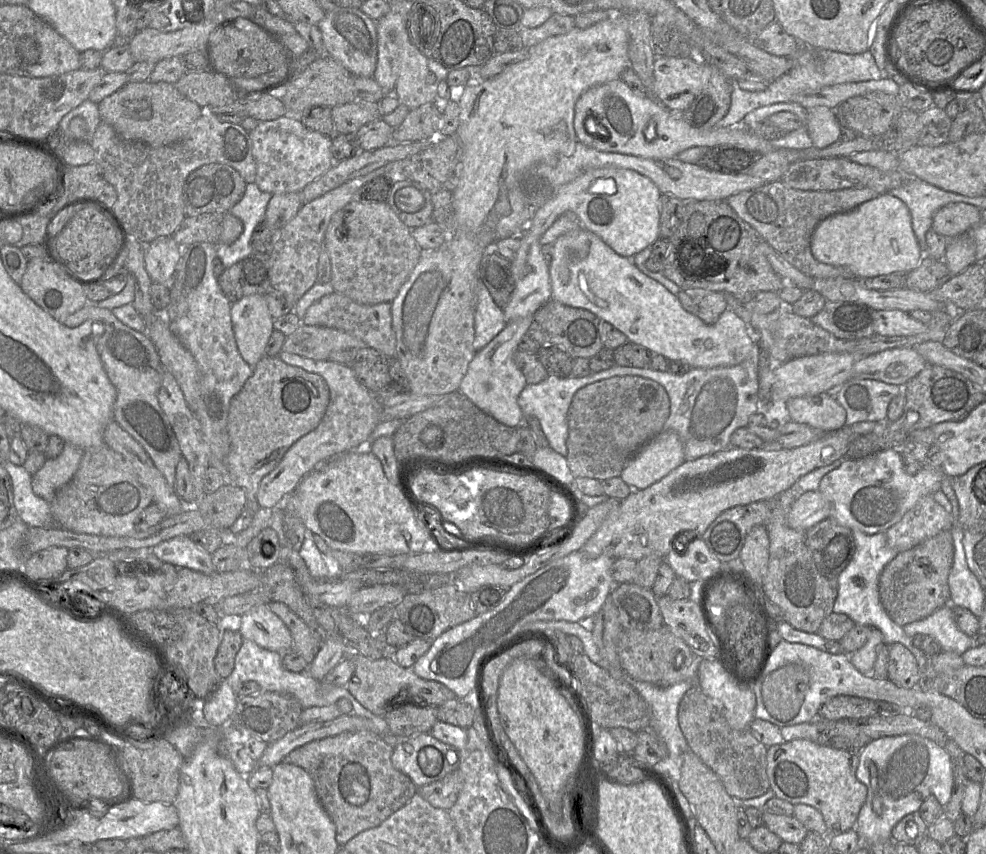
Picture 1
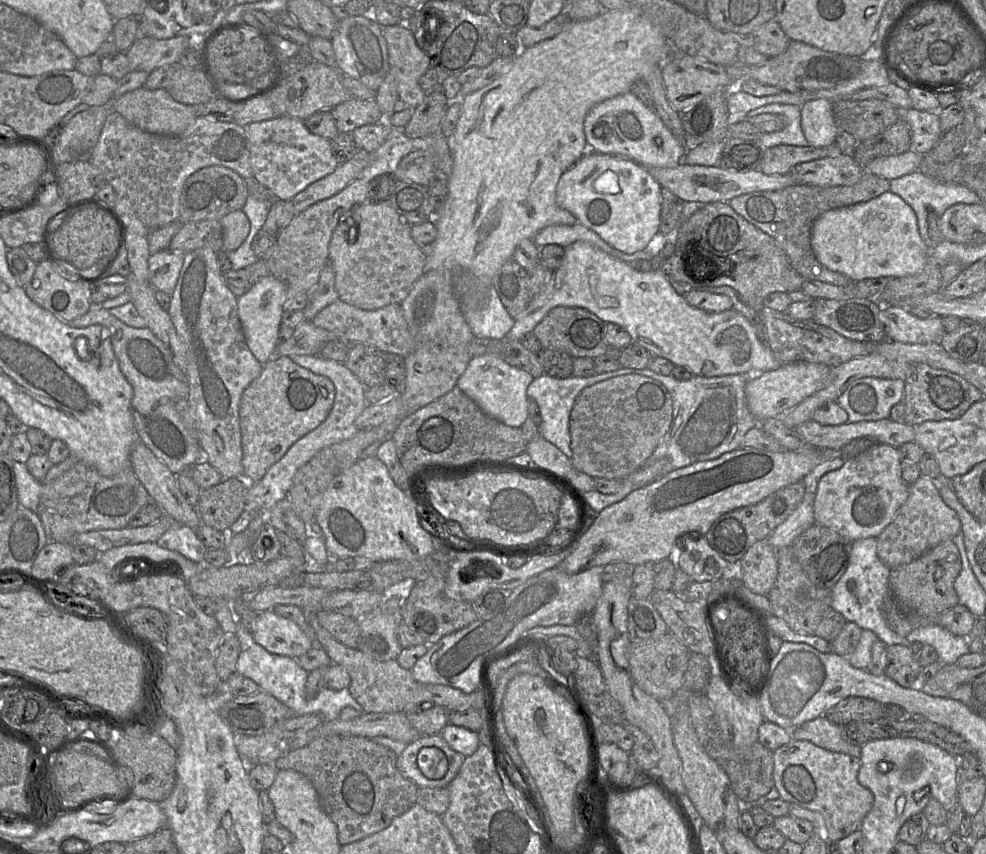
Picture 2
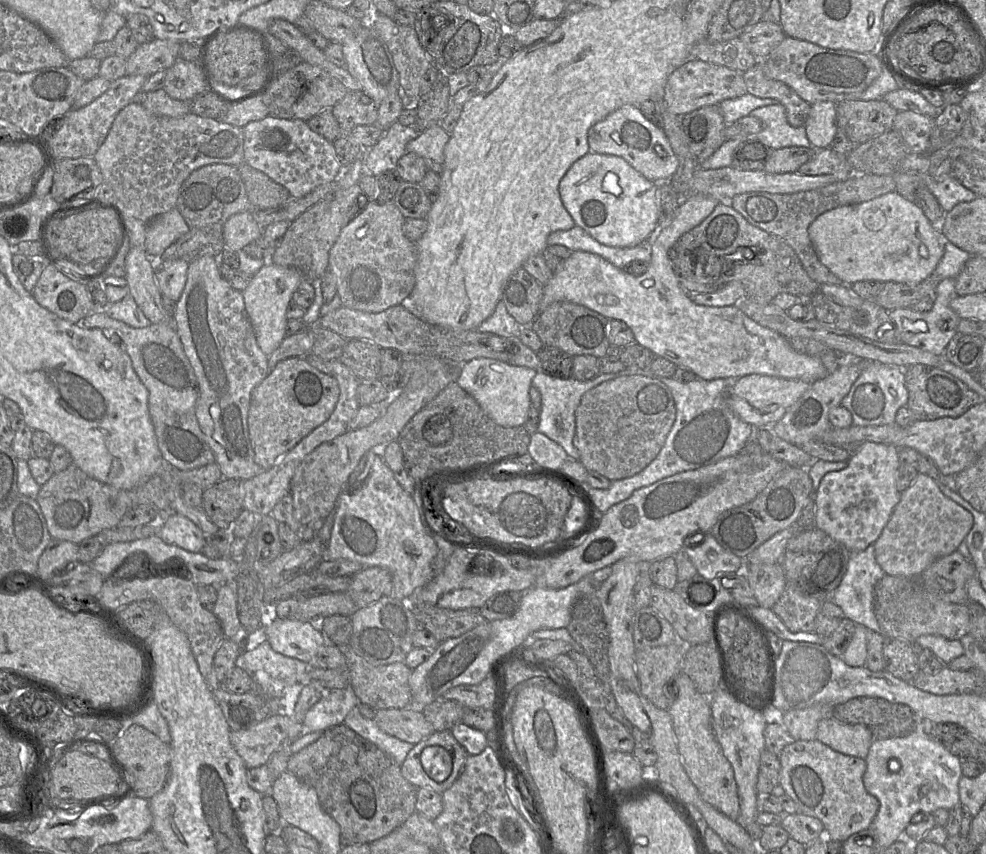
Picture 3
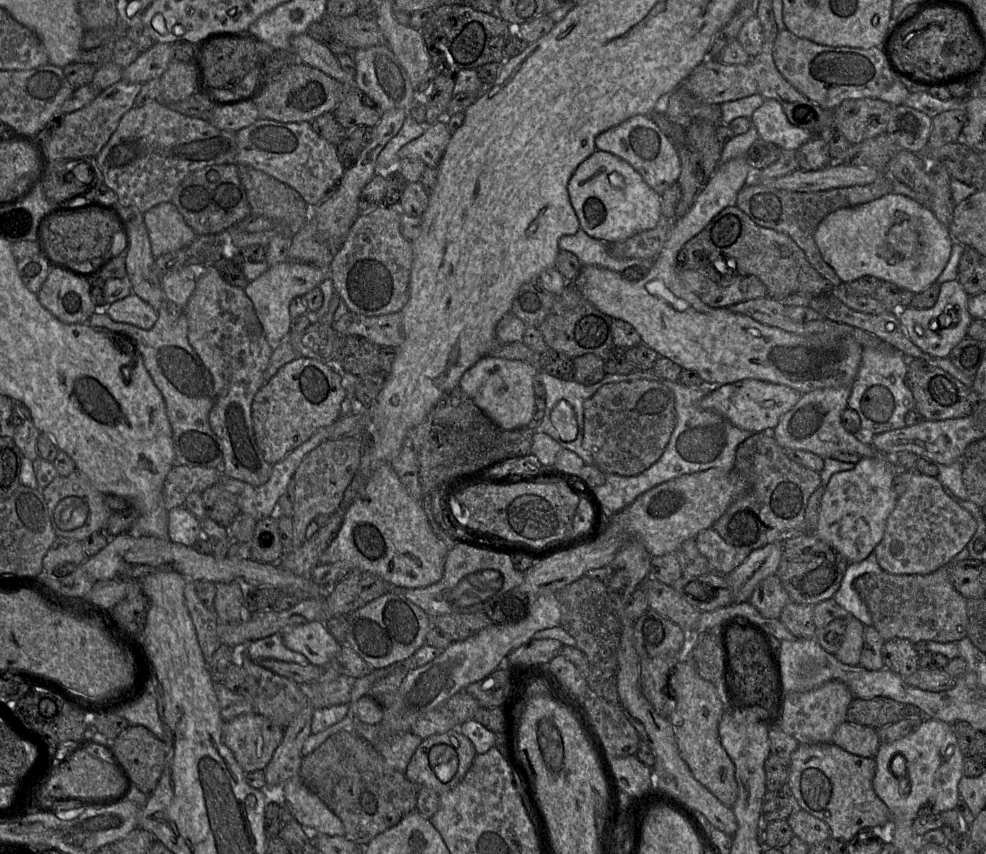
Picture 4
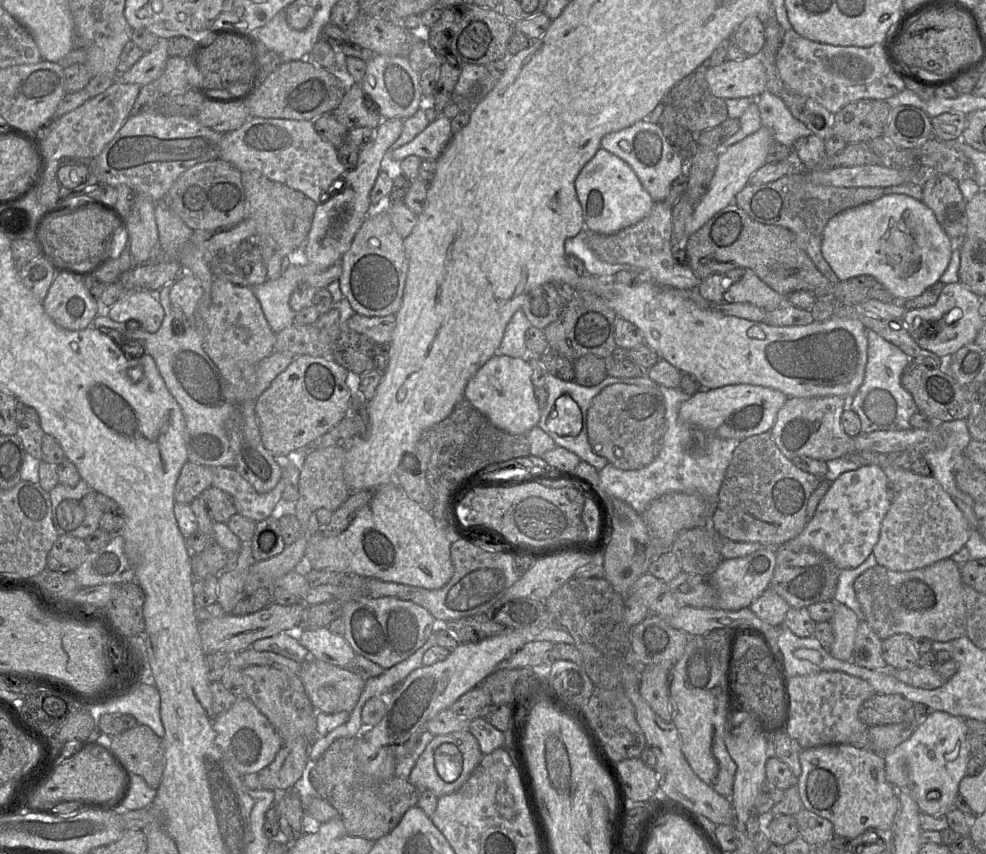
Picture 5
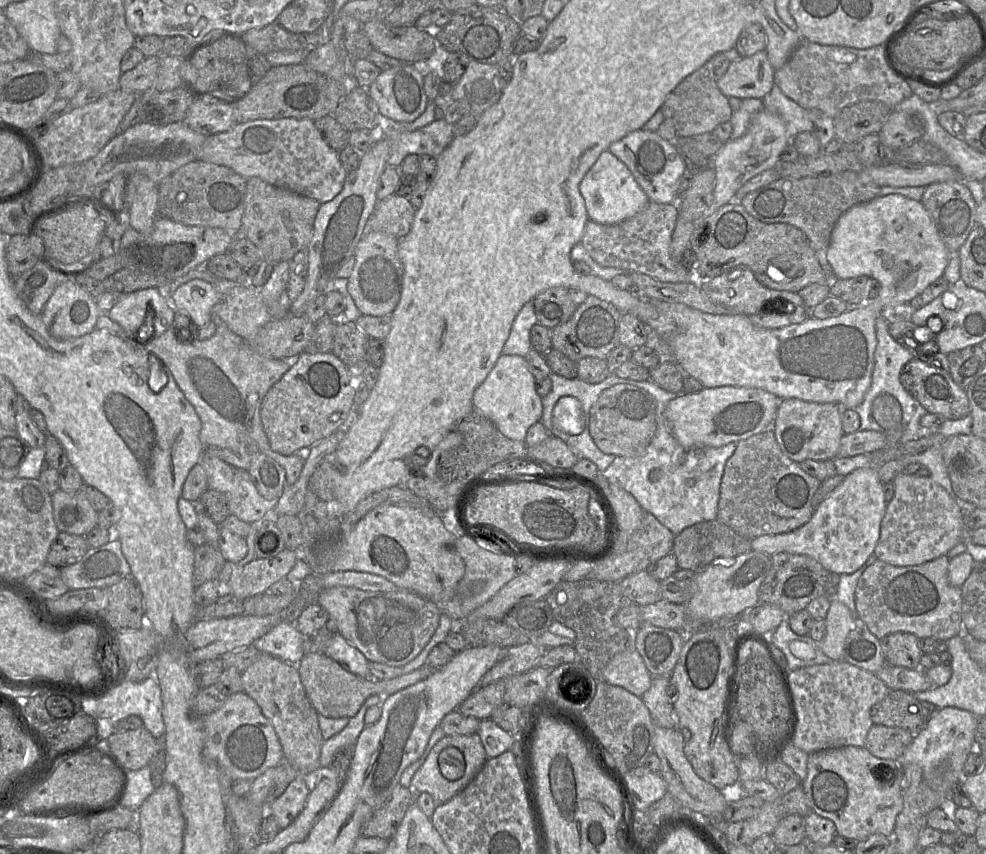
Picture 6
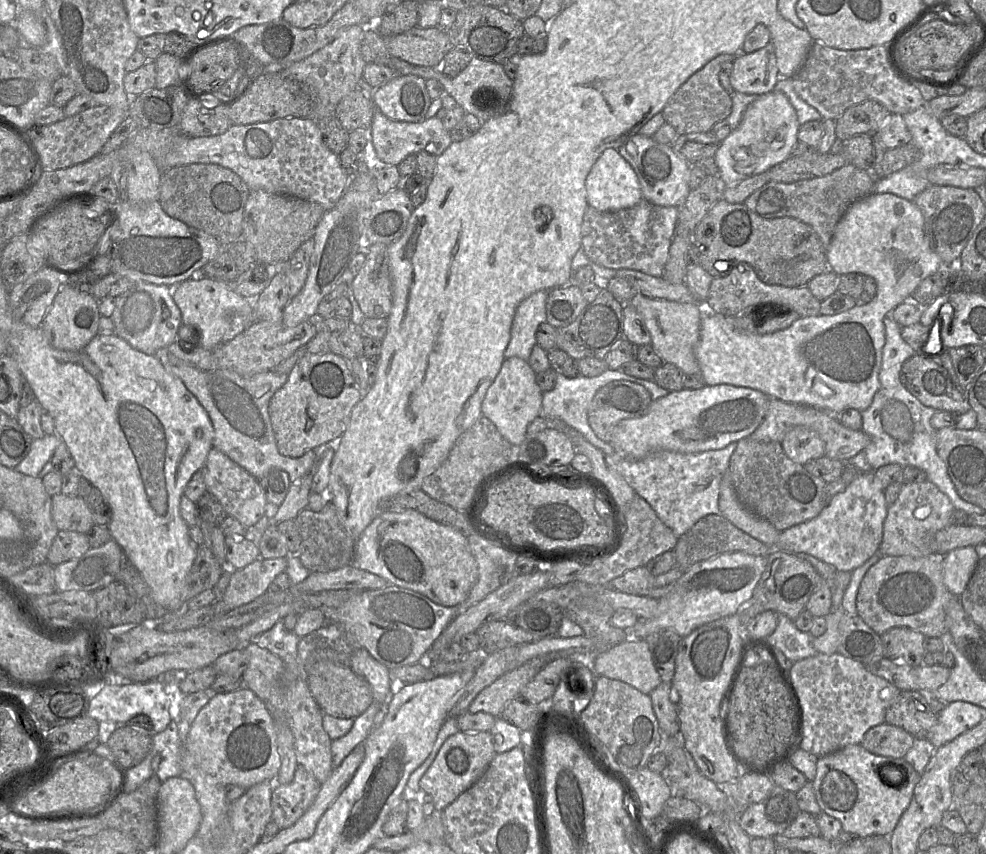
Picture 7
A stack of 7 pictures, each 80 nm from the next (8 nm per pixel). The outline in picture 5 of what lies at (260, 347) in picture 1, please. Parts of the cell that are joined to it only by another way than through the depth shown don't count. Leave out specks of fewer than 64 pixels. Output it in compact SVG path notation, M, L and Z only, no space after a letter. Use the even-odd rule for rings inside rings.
M300 259L295 261L289 268L277 279L267 280L264 283L251 287L254 295L261 304L263 313L267 319L269 326L274 333L278 333L283 329L294 324L296 312L290 306L290 298L294 290L301 284L308 284L313 288L327 288L329 284L338 281L342 273L340 263L335 264L327 269L318 269L315 265L304 262Z

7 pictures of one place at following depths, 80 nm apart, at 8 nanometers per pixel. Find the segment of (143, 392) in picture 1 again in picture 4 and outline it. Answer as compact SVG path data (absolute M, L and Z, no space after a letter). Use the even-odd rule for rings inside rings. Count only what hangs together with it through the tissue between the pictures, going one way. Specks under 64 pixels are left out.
M164 302L158 310L158 319L150 330L113 321L107 314L93 313L87 323L93 328L104 327L123 336L128 350L132 344L134 351L142 358L165 401L166 414L172 429L175 463L222 470L223 453L209 424L209 412L215 402L214 382L208 368L188 341L186 317L170 315Z

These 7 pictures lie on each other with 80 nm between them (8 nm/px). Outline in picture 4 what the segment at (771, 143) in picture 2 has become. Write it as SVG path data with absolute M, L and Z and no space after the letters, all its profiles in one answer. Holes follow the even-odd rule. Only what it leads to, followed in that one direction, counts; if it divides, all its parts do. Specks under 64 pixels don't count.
M765 99L751 117L759 138L778 145L782 150L797 151L814 135L807 129L792 125L782 105L775 99Z

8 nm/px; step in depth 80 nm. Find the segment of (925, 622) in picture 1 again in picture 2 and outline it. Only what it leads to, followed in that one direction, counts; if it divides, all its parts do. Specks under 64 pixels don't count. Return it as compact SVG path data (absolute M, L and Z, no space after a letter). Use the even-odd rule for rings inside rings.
M939 625L918 627L906 638L911 644L921 642L934 647L941 664L954 664L960 656L969 653L967 637L955 635Z

